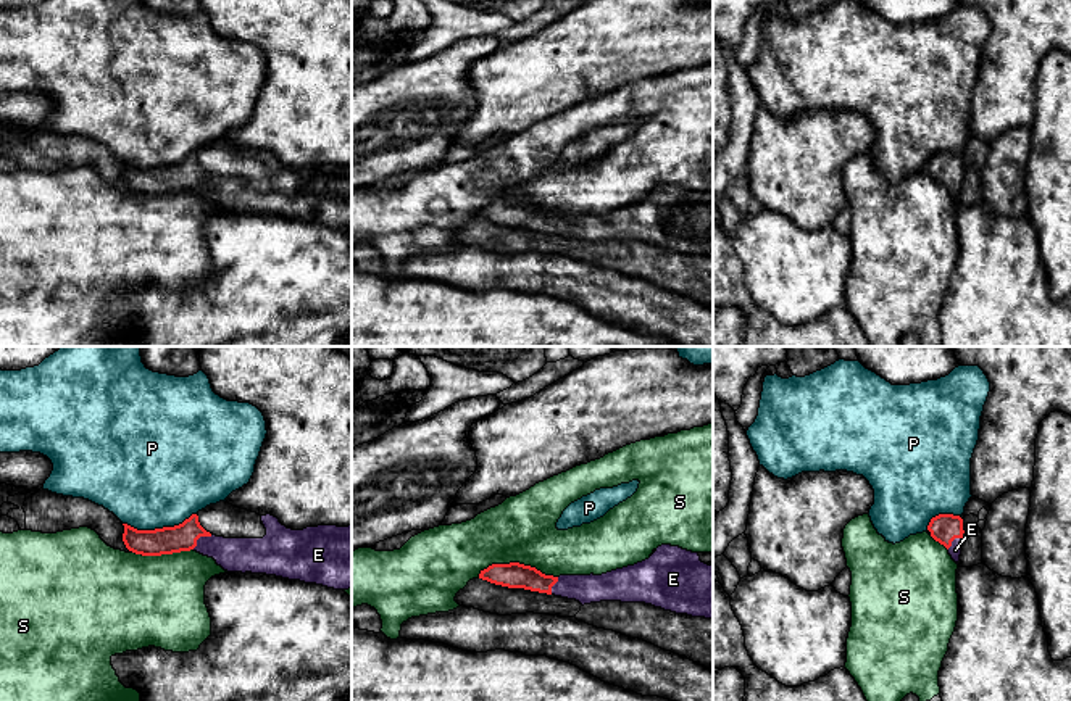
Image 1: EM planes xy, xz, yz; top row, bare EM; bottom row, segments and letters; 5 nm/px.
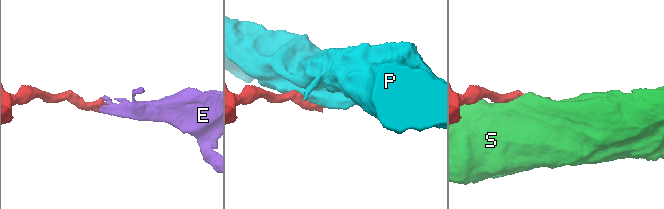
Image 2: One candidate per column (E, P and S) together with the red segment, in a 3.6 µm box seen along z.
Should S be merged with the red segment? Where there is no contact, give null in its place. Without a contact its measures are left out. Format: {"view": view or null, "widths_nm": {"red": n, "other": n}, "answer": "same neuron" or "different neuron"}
{"view": "xz", "widths_nm": {"red": 130, "other": 340}, "answer": "different neuron"}

